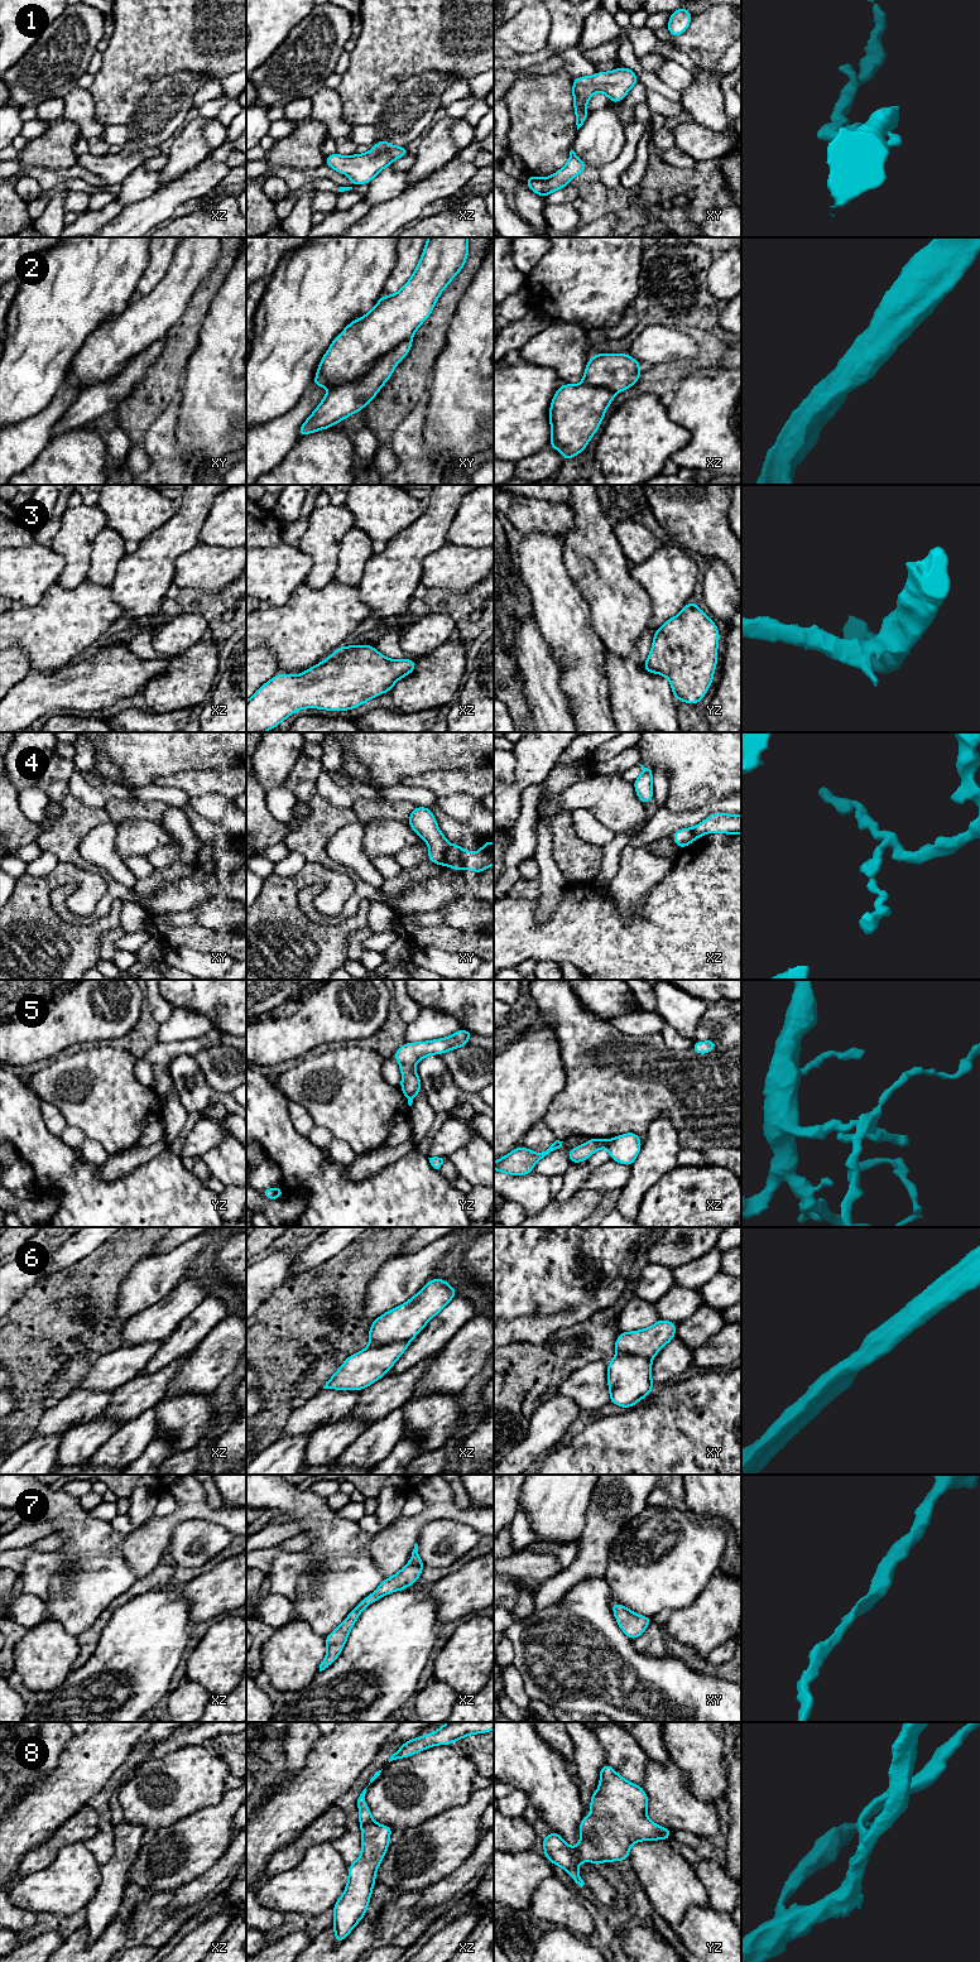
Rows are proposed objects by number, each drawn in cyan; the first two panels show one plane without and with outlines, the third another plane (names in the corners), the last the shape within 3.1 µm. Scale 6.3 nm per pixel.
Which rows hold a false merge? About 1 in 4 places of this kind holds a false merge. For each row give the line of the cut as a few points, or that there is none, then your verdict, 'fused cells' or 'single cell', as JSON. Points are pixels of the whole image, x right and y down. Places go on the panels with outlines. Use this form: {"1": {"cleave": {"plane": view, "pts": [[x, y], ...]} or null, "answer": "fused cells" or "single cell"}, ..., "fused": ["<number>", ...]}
{"1": {"cleave": null, "answer": "single cell"}, "2": {"cleave": null, "answer": "single cell"}, "3": {"cleave": null, "answer": "single cell"}, "4": {"cleave": {"plane": "xy", "pts": [[451, 845], [445, 855], [443, 864]]}, "answer": "fused cells"}, "5": {"cleave": {"plane": "xz", "pts": [[606, 1140], [608, 1145]]}, "answer": "fused cells"}, "6": {"cleave": {"plane": "xz", "pts": [[411, 1338], [370, 1346]]}, "answer": "fused cells"}, "7": {"cleave": null, "answer": "single cell"}, "8": {"cleave": null, "answer": "single cell"}, "fused": ["4", "5", "6"]}

